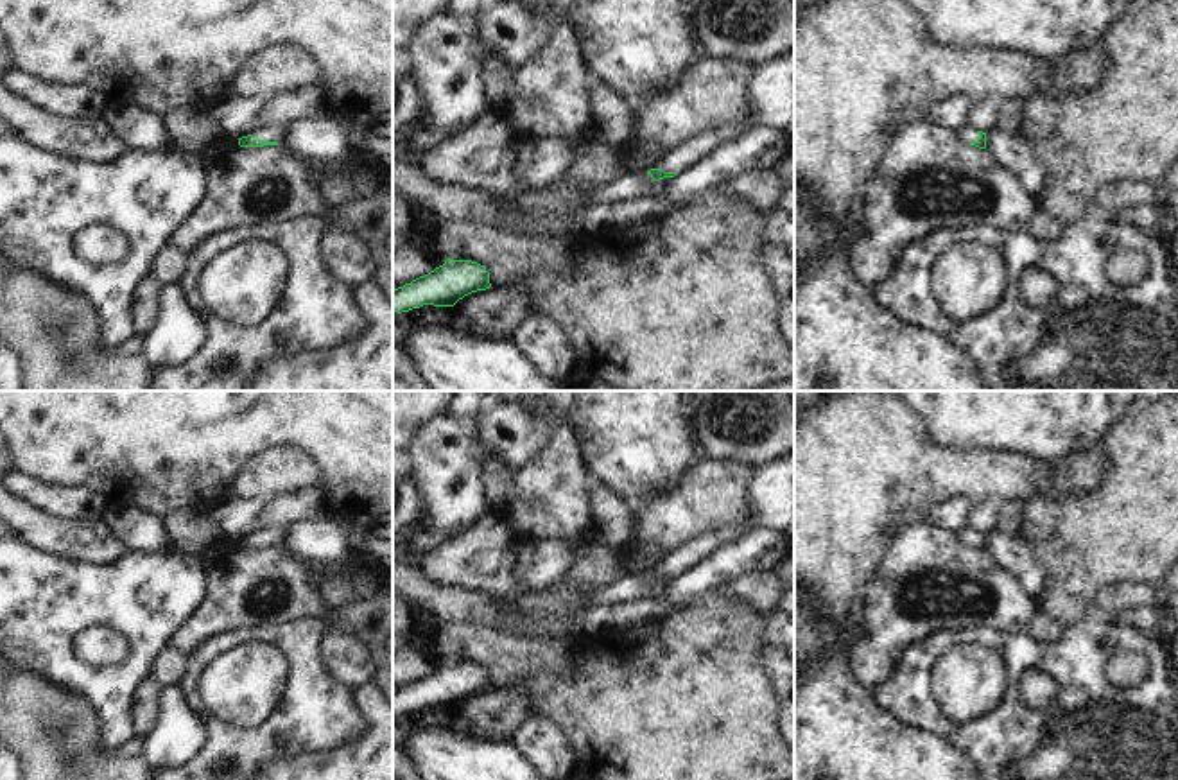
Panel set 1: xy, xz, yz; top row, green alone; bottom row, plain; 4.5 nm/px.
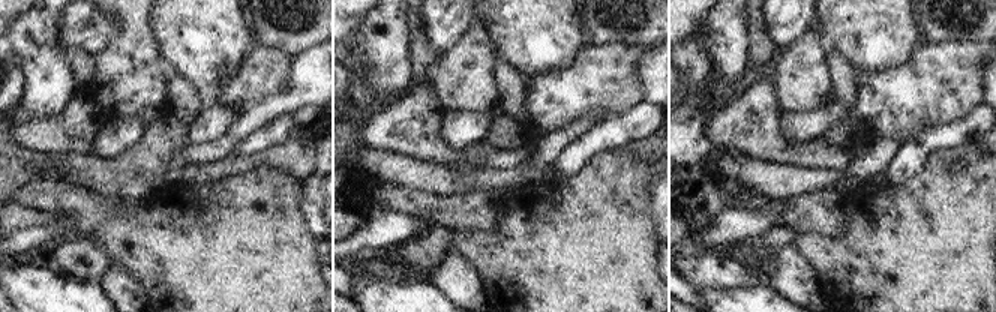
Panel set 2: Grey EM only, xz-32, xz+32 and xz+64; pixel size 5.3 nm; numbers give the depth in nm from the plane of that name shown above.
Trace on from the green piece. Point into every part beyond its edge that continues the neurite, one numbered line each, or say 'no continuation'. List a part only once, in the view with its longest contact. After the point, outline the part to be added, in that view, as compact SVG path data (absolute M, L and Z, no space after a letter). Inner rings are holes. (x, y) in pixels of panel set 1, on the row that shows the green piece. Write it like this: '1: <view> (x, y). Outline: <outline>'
1: xy (275, 133). Outline: M276 124L267 129L258 129L249 133L251 136L258 136L262 142L282 142L287 133L287 124Z

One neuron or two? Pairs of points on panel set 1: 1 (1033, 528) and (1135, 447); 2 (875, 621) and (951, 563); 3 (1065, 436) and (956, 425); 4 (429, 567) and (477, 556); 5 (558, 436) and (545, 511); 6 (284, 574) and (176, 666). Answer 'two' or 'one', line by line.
1: one
2: one
3: one
4: one
5: one
6: two

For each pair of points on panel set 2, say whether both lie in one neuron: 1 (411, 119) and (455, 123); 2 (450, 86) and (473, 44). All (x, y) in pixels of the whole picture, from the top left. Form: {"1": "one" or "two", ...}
{"1": "two", "2": "one"}

